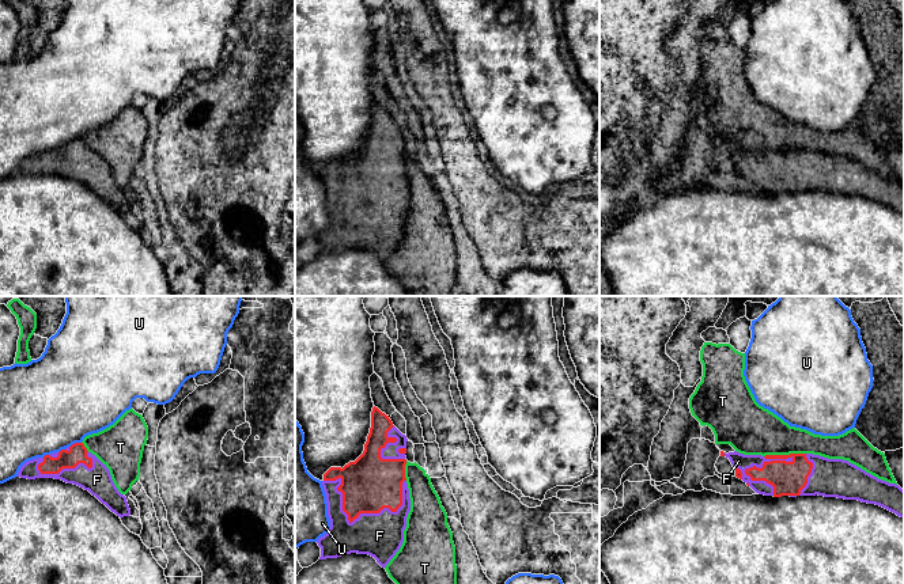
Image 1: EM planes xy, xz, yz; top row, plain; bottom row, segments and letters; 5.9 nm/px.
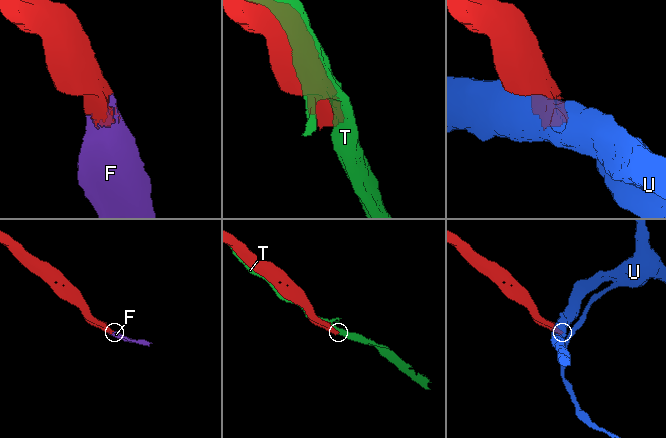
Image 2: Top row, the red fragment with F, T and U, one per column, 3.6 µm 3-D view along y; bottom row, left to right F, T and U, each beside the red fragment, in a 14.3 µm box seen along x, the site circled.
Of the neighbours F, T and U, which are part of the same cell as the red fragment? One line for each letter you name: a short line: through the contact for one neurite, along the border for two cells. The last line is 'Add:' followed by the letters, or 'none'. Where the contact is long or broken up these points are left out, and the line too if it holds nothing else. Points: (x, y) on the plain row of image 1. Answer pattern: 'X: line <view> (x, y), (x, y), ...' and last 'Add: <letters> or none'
Add: F

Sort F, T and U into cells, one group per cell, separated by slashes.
F / T / U

